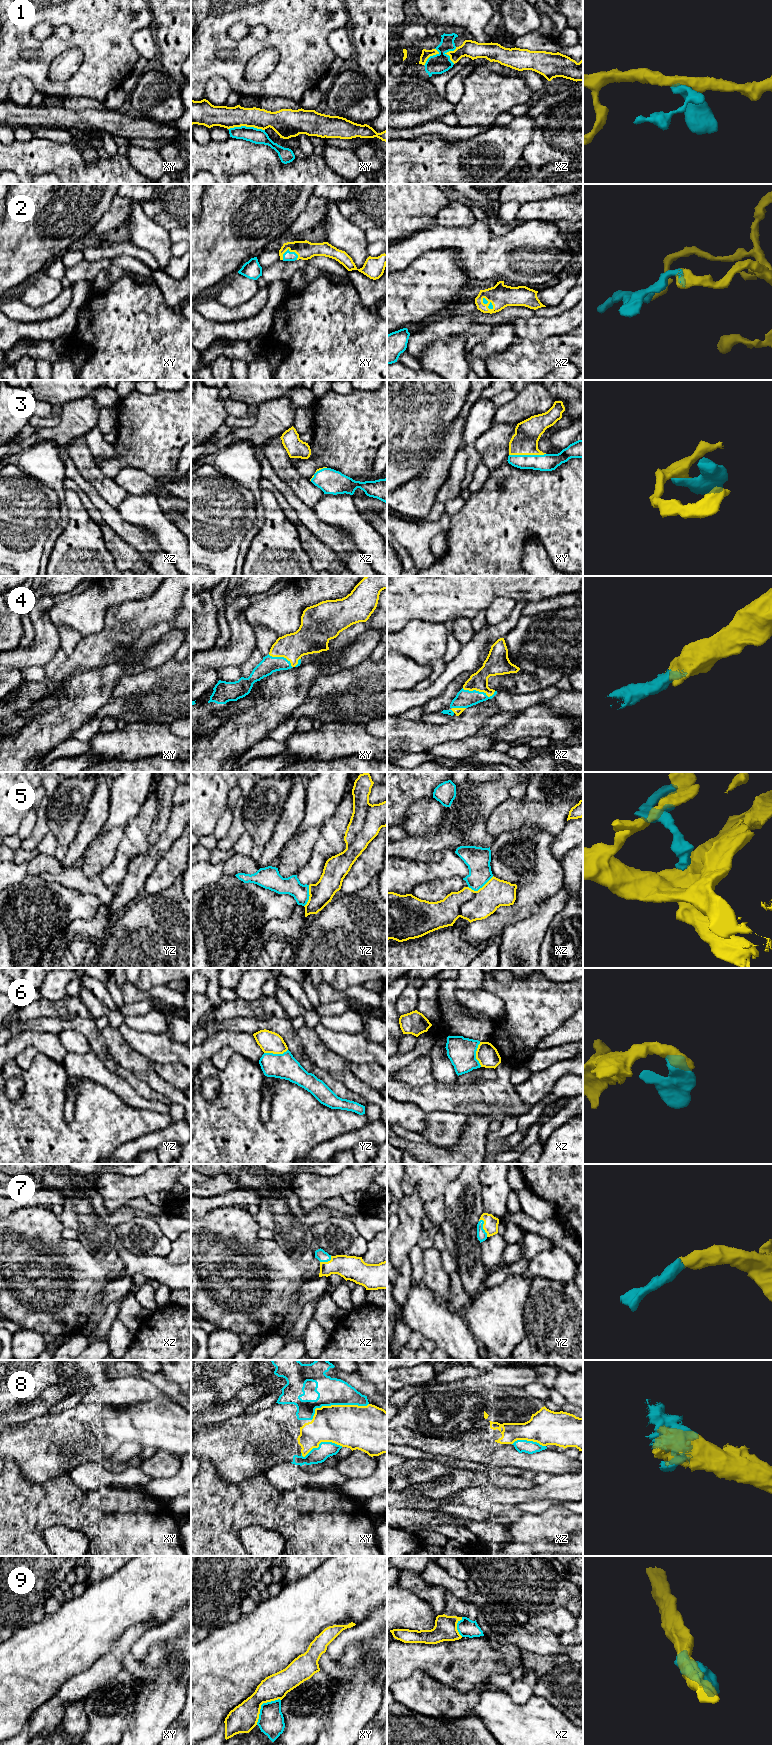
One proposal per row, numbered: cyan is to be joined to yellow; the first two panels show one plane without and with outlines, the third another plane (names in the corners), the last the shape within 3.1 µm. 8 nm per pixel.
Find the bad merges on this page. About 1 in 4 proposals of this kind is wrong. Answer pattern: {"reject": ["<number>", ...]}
{"reject": ["1", "6", "8", "9"]}

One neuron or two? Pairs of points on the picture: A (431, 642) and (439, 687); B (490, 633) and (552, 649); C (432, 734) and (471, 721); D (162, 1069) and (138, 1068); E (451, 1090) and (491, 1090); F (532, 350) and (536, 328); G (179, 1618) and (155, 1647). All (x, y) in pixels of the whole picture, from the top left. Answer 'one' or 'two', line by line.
A: two
B: two
C: one
D: two
E: one
F: two
G: two

